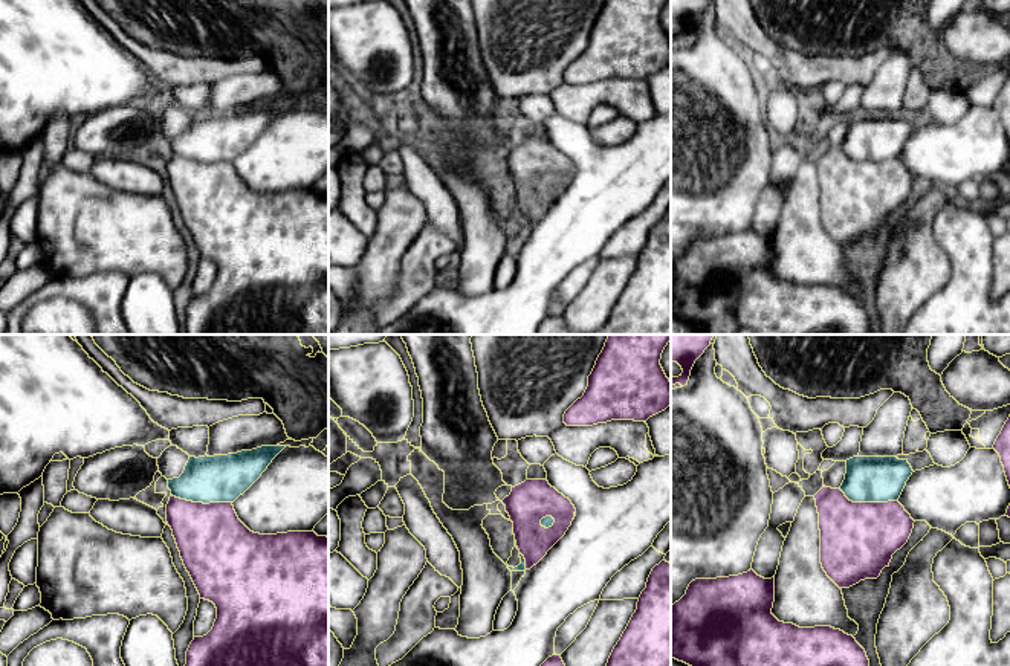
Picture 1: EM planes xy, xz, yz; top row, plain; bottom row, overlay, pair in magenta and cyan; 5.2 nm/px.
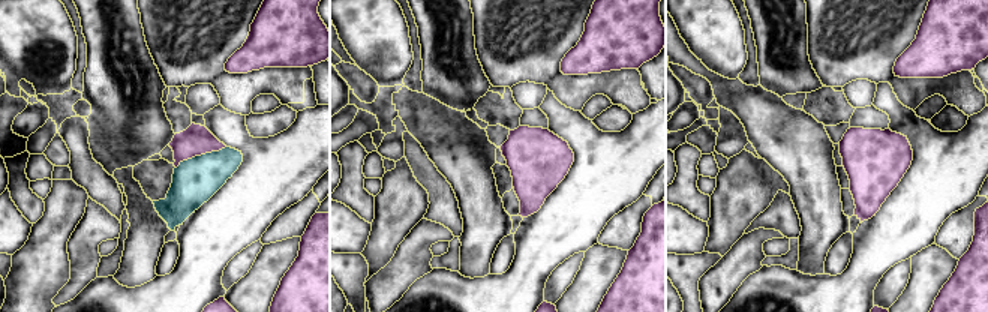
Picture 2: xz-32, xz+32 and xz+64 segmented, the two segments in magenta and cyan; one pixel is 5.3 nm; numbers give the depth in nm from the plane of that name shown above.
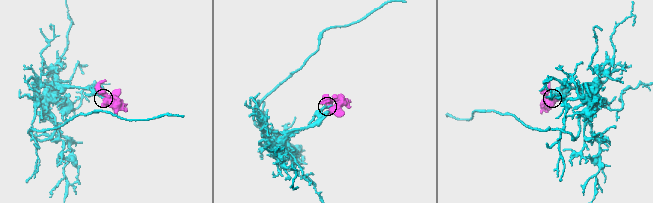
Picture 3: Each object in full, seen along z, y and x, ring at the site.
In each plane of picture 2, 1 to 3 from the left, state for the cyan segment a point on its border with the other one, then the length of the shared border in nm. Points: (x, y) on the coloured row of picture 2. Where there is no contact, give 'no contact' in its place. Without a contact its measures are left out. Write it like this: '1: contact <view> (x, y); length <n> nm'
1: contact xz-32 (200, 155); length 300 nm
2: no contact
3: no contact

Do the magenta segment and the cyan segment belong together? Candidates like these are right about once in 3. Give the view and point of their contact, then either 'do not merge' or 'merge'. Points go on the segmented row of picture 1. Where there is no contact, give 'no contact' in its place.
contact xy (202, 503); do not merge

